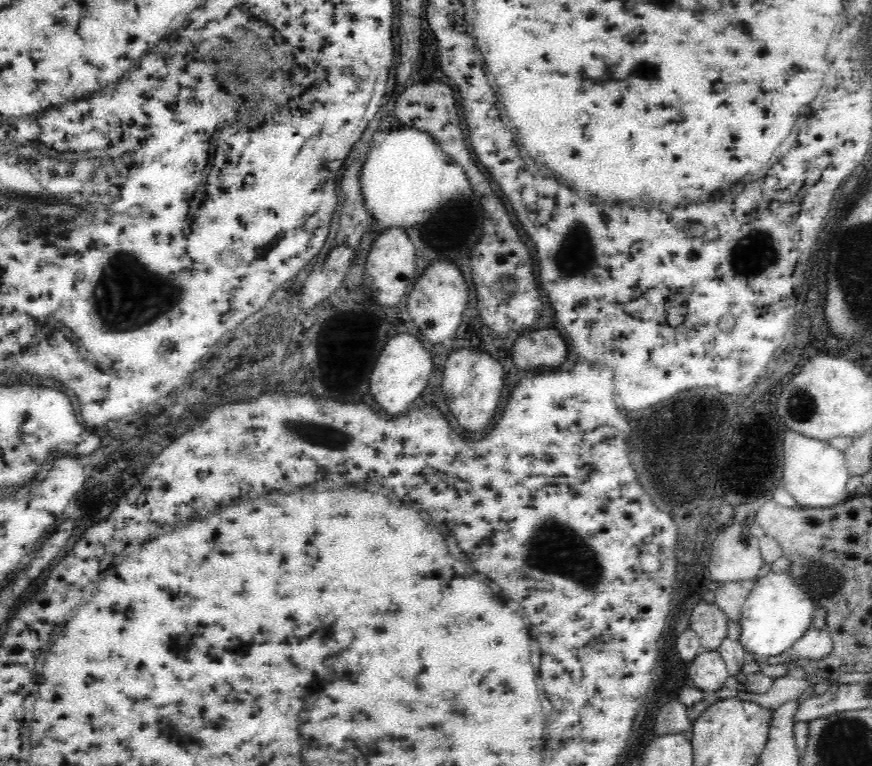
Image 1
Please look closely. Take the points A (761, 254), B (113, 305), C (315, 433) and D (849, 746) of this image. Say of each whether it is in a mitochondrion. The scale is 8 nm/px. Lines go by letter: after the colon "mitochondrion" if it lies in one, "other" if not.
A: mitochondrion
B: mitochondrion
C: mitochondrion
D: mitochondrion

